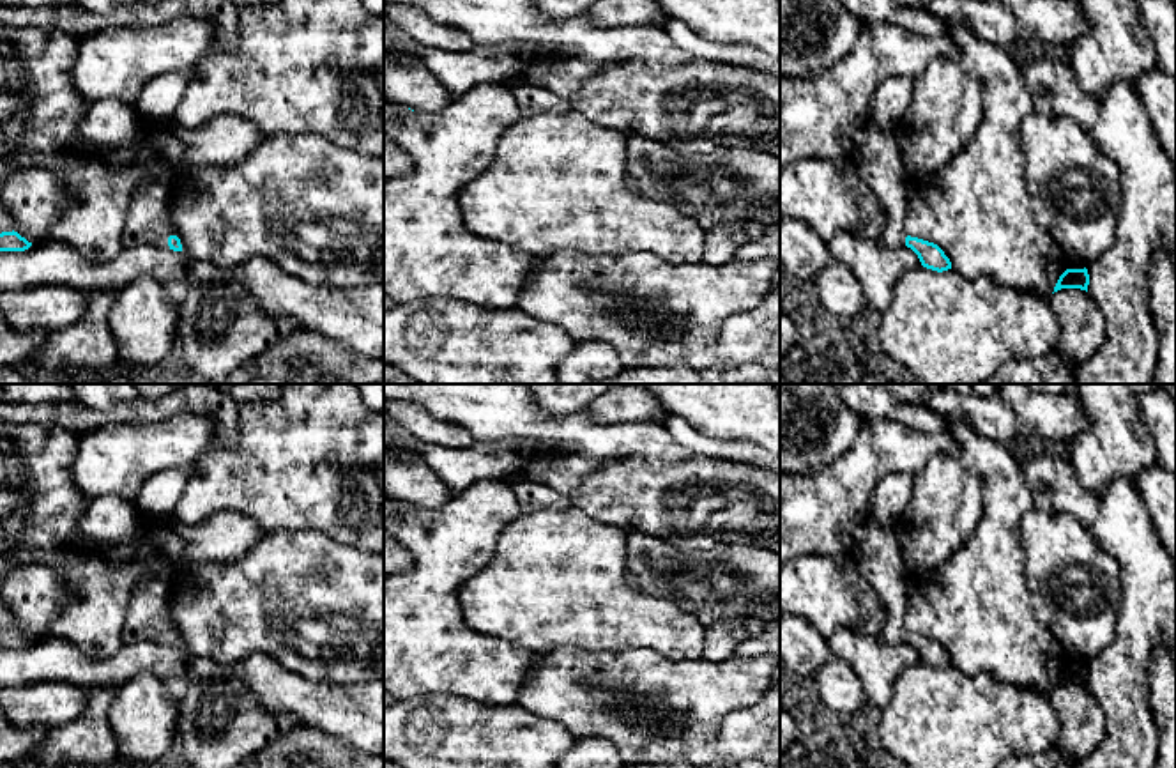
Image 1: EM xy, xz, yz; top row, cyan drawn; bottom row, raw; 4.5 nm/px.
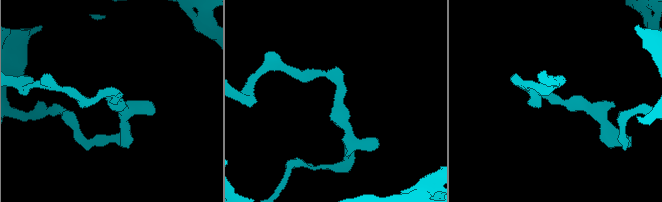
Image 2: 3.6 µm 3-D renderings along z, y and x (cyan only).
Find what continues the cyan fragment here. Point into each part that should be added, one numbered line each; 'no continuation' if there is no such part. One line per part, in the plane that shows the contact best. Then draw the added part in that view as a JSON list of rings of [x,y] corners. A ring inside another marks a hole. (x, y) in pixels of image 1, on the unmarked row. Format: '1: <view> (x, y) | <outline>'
1: xy (147, 618) | [[[159,554],[145,557],[143,564],[145,572],[129,598],[122,642],[150,641],[170,646],[168,634],[177,632],[170,618],[170,580],[180,568]]]

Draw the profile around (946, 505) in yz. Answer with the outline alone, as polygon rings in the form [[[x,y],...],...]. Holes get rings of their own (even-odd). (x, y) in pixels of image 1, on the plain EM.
[[[934,455],[916,474],[909,506],[895,520],[893,533],[907,573],[941,566],[967,545],[983,518],[983,481],[958,457]]]

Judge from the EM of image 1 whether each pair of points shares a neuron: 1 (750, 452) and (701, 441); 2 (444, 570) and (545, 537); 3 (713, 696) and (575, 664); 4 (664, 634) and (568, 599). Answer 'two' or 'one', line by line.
1: one
2: two
3: one
4: one

